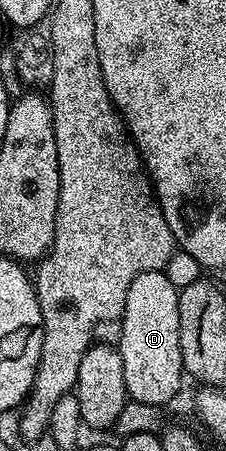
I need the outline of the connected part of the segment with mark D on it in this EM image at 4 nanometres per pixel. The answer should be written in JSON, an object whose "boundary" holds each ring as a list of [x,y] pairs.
{"boundary":[[[162,271],[136,275],[132,287],[128,287],[128,299],[120,318],[122,334],[116,340],[116,348],[124,363],[124,383],[129,400],[166,407],[182,385],[178,290],[168,283]]]}

